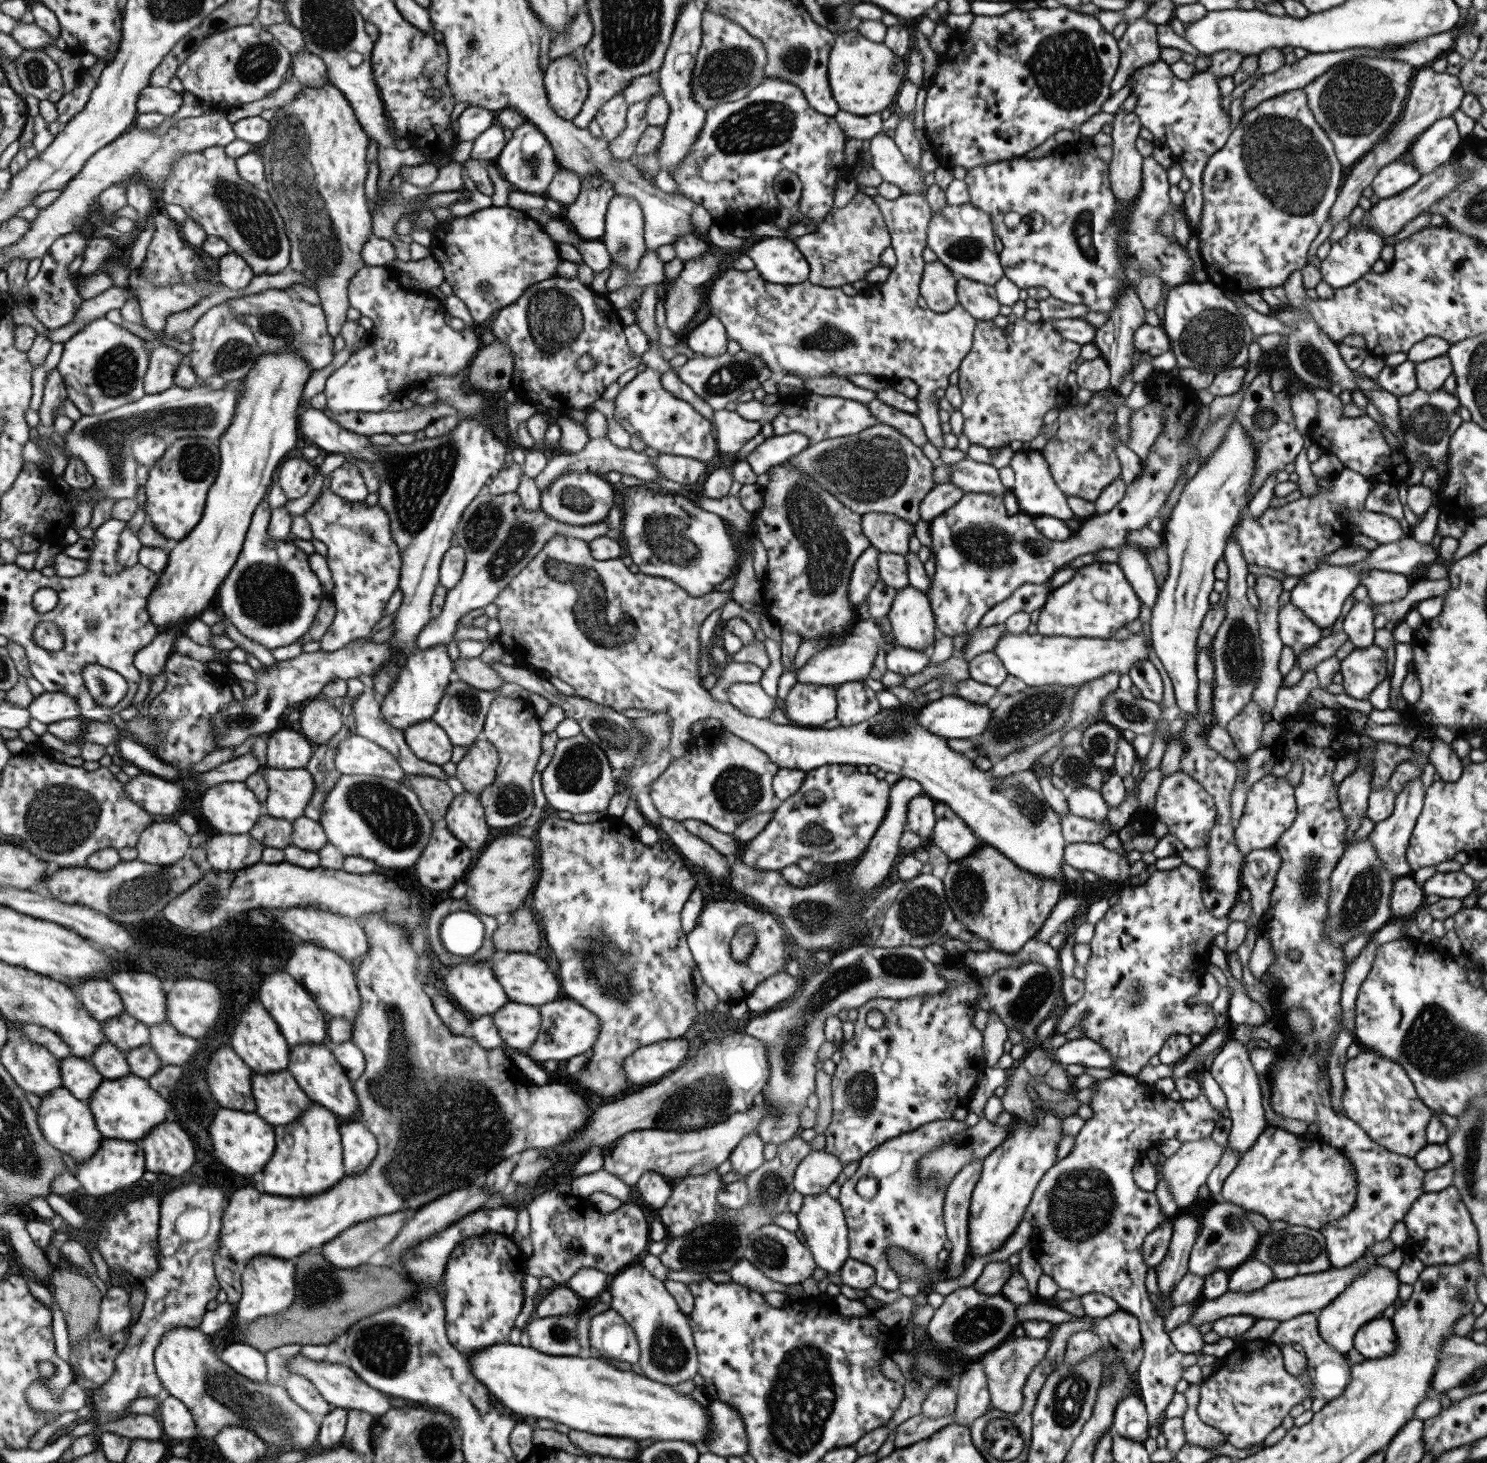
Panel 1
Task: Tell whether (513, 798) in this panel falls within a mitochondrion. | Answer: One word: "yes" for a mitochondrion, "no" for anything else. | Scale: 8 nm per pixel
yes

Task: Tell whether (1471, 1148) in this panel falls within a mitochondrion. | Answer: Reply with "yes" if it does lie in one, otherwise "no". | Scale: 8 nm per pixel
yes

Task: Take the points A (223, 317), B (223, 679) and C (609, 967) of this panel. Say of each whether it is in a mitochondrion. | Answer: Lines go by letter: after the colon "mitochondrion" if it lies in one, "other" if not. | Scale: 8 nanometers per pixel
A: mitochondrion
B: other
C: mitochondrion

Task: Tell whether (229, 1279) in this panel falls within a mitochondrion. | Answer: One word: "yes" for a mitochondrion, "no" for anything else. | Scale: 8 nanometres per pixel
no

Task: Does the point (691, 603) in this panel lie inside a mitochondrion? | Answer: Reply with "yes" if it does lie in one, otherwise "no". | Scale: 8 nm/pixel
no

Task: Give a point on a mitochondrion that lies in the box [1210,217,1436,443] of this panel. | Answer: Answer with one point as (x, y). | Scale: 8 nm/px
(1315, 362)

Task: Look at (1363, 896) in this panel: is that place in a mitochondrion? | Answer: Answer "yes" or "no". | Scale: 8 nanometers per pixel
yes

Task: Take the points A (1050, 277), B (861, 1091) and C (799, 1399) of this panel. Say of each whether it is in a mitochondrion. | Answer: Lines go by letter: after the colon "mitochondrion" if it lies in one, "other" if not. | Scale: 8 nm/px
A: other
B: mitochondrion
C: mitochondrion

